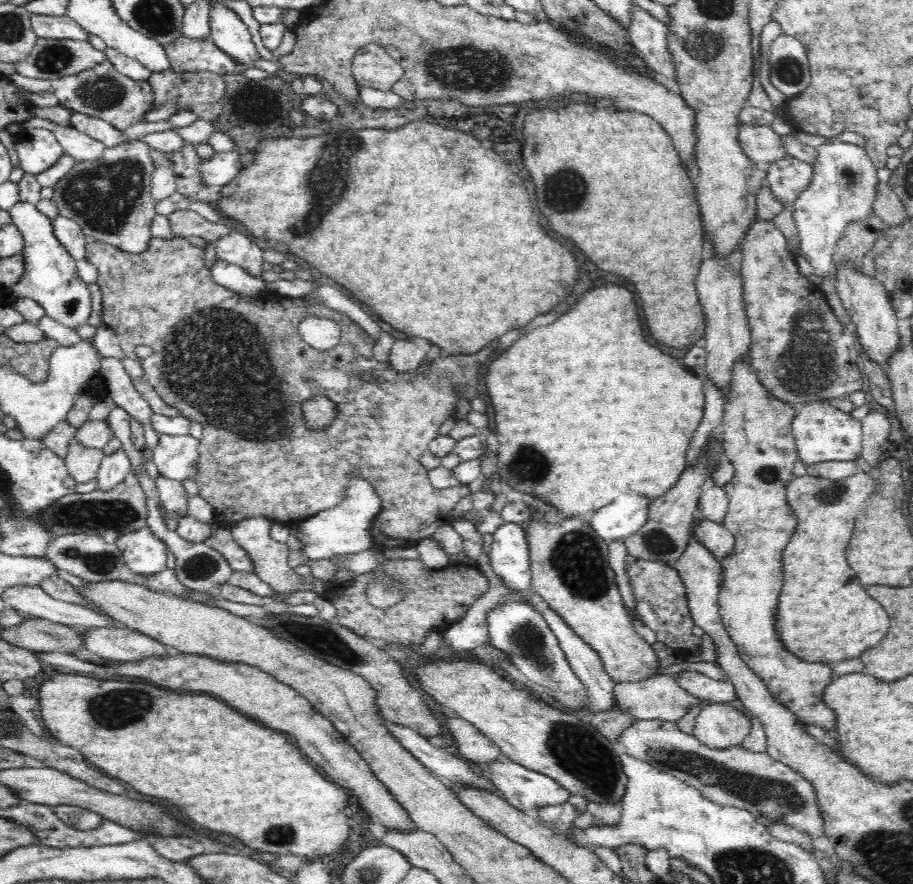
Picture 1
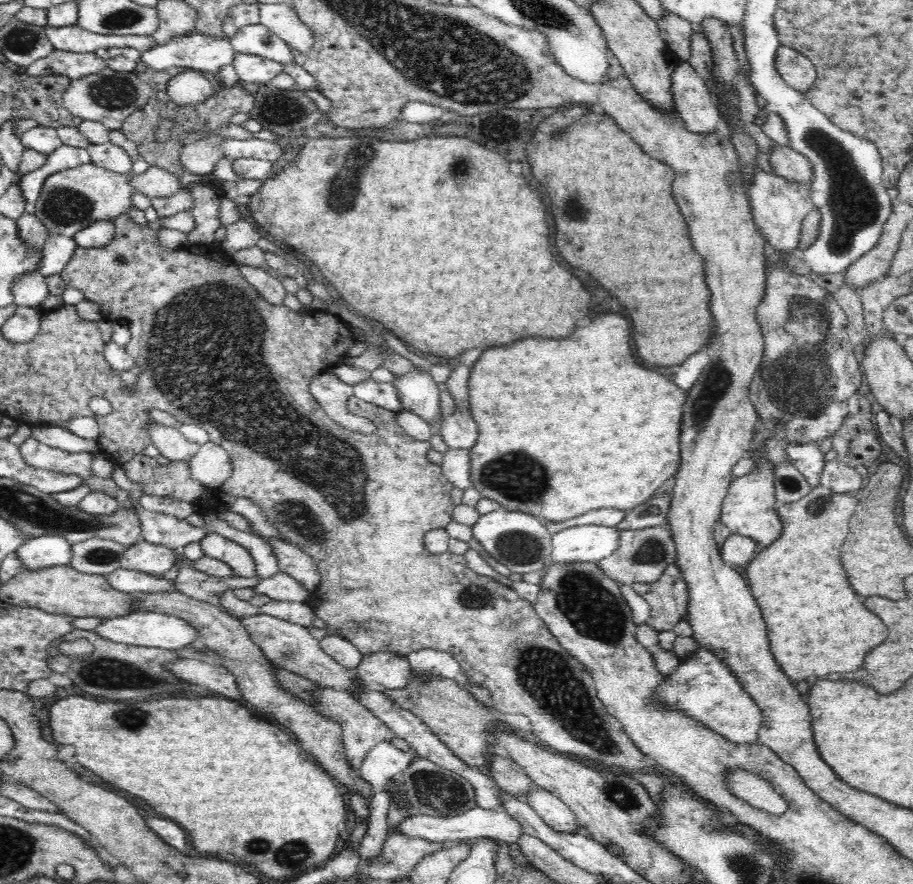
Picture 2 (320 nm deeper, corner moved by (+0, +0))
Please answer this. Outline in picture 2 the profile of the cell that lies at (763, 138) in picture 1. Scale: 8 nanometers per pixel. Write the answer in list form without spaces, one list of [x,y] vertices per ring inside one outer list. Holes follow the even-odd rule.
[[[779,145],[771,152],[770,166],[774,173],[800,184],[809,184],[814,176],[810,159],[792,150],[789,146]]]

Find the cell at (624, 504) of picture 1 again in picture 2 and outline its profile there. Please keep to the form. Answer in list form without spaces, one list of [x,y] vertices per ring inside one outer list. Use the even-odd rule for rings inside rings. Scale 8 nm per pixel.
[[[586,525],[554,533],[551,535],[553,551],[550,562],[598,562],[618,548],[619,532],[616,527]]]

